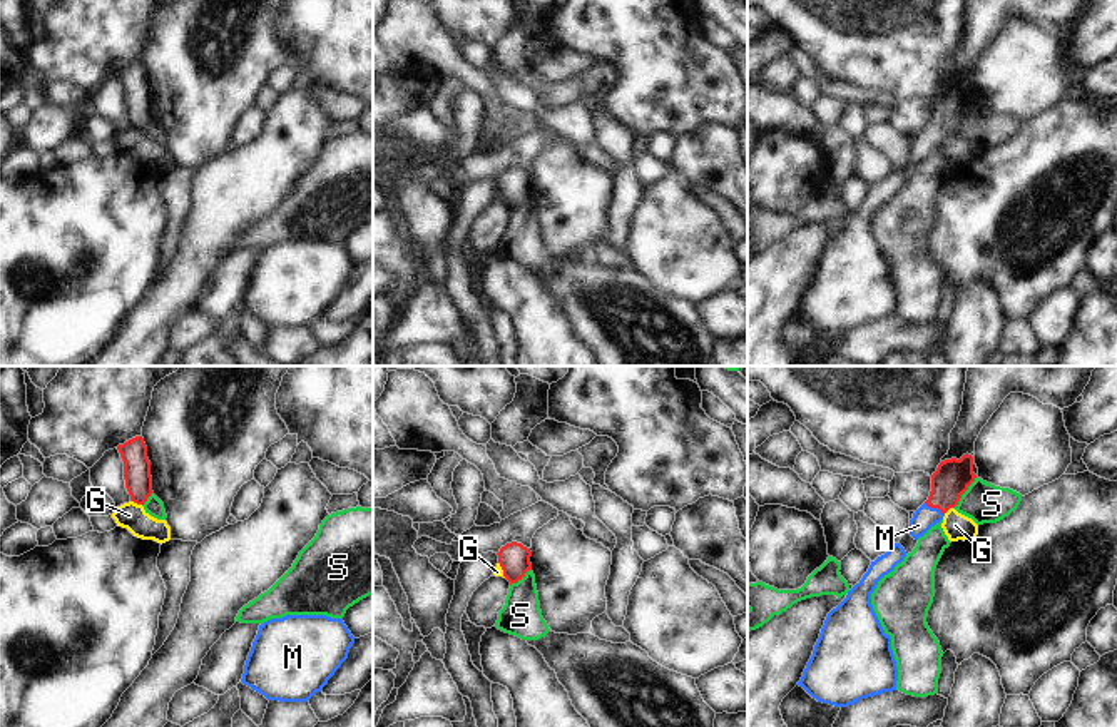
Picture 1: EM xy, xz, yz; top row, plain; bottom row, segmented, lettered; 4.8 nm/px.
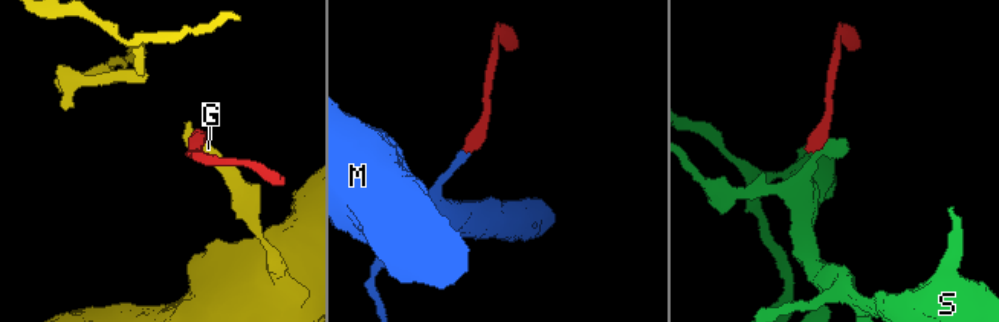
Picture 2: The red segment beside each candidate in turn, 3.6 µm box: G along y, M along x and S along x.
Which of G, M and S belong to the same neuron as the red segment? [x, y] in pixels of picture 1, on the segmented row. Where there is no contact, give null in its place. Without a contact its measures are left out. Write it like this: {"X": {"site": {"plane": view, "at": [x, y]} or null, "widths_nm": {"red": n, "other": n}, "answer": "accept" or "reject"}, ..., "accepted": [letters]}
{"G": {"site": {"plane": "yz", "at": [948, 508]}, "widths_nm": {"red": 180, "other": 130}, "answer": "reject"}, "M": {"site": {"plane": "yz", "at": [935, 507]}, "widths_nm": {"red": 180, "other": 110}, "answer": "accept"}, "S": {"site": {"plane": "yz", "at": [965, 490]}, "widths_nm": {"red": 180, "other": 190}, "answer": "reject"}, "accepted": ["M"]}

